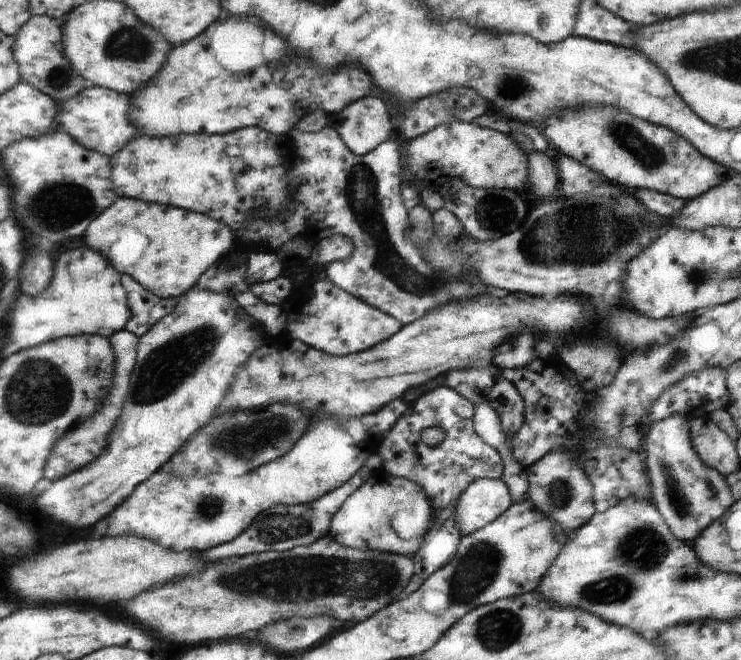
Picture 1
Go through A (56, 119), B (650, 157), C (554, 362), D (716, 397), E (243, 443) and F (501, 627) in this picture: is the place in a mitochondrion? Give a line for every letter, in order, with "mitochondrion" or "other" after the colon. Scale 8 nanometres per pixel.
A: other
B: mitochondrion
C: other
D: other
E: mitochondrion
F: mitochondrion

